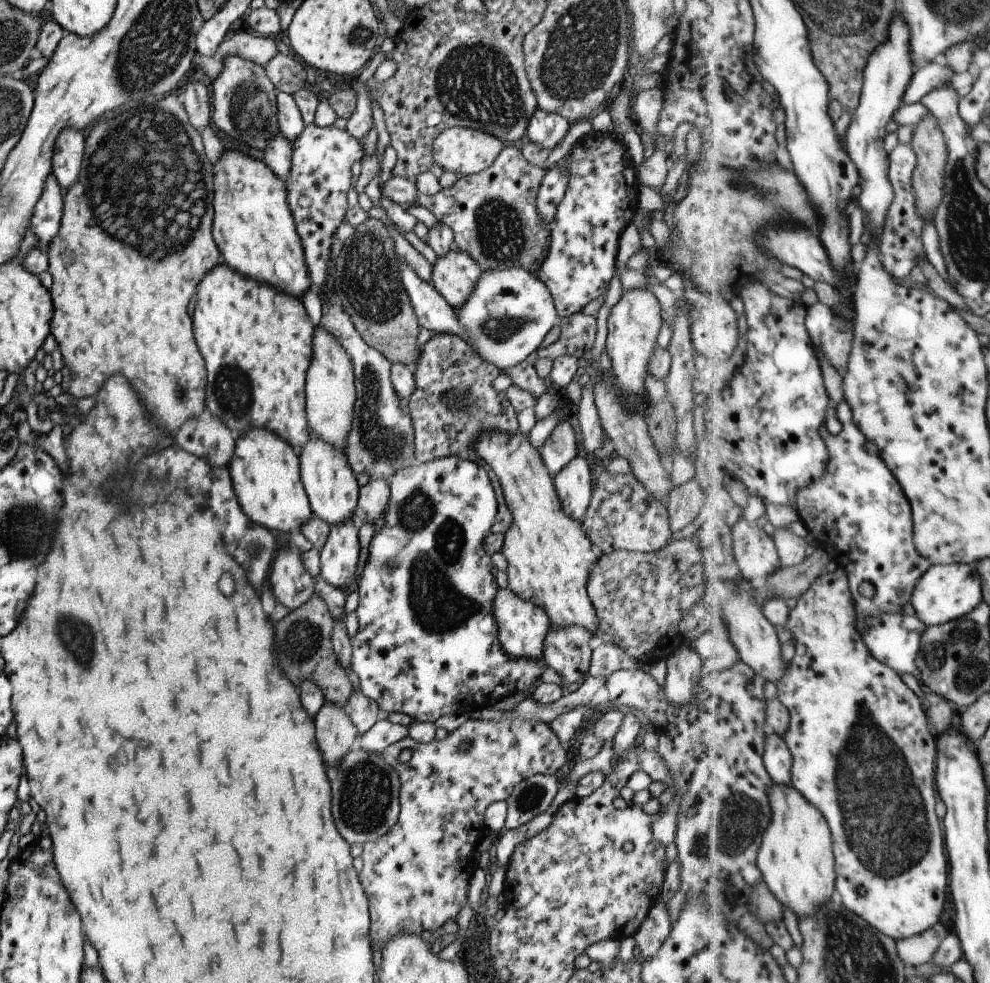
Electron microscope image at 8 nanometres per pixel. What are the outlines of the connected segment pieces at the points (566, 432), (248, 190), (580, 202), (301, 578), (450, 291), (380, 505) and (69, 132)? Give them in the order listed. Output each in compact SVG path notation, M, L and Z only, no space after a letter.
M568 420L558 423L540 448L544 466L554 478L576 457L576 434Z
M224 149L214 164L214 240L221 261L246 278L270 284L294 298L302 299L307 290L312 290L312 282L304 260L304 248L296 232L296 222L286 202L287 194L285 182L272 172L272 168L263 159L250 158L250 155L242 154L240 150Z
M593 131L573 146L573 149L560 159L568 168L566 192L554 220L550 222L550 239L546 257L536 270L537 277L546 284L552 294L558 317L567 317L578 312L592 300L605 297L610 280L616 271L615 258L618 258L620 237L626 227L635 222L638 208L640 184L637 167L627 154L624 143L613 133L602 134Z
M294 546L282 547L275 554L269 580L277 602L290 610L306 604L314 594L314 578L302 564L302 552Z
M454 248L446 256L437 258L431 284L456 311L466 304L474 292L480 274L481 268L474 258L470 258L470 254Z
M369 480L366 486L359 487L359 497L354 517L356 521L376 524L376 520L382 514L386 514L390 500L389 494L389 483L384 482L384 480Z
M64 128L57 135L51 172L65 190L76 182L85 155L85 133L76 128Z

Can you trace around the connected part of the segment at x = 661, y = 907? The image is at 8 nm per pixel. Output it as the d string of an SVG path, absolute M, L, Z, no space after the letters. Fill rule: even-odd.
M657 902L648 913L642 926L632 935L643 960L656 956L662 943L668 938L672 920L665 902Z

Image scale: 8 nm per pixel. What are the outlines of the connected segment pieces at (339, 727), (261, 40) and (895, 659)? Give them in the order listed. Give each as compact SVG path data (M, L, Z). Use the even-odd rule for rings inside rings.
M324 702L322 708L319 708L314 723L314 741L320 748L326 766L334 768L356 746L356 727L347 709L330 702Z
M238 26L220 43L218 57L240 56L265 67L280 52L277 39L263 37Z
M885 613L882 617L870 617L869 624L863 638L873 656L895 669L900 675L911 674L921 683L923 673L917 661L927 625L918 616L908 616L905 613Z

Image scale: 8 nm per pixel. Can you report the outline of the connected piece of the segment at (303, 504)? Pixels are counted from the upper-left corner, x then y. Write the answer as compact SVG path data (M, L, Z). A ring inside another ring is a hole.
M250 428L250 434L235 441L234 456L228 466L244 514L252 522L276 532L290 533L306 524L313 512L302 484L298 451L266 428Z

